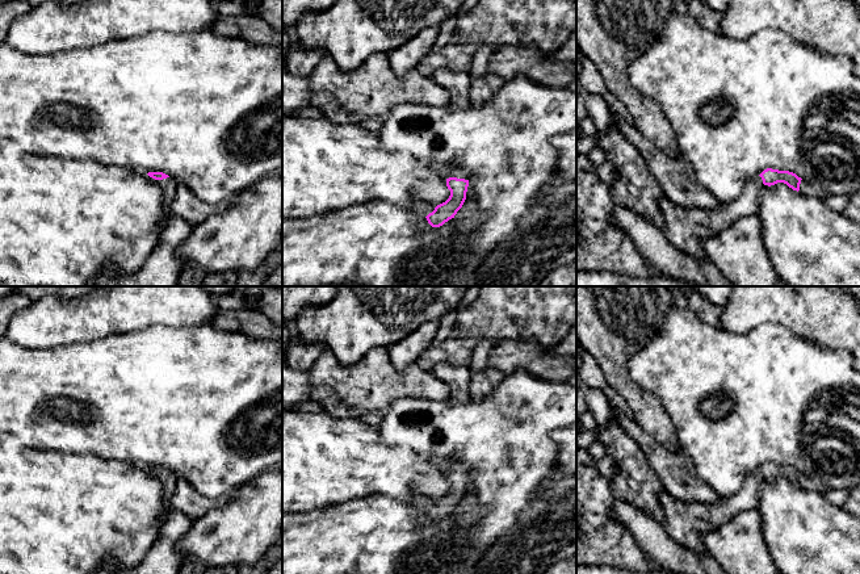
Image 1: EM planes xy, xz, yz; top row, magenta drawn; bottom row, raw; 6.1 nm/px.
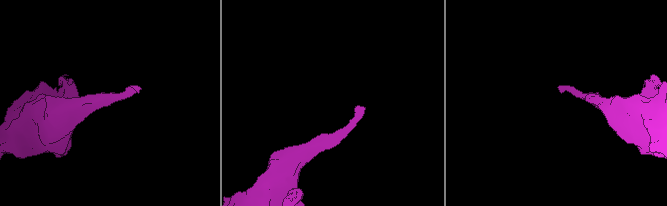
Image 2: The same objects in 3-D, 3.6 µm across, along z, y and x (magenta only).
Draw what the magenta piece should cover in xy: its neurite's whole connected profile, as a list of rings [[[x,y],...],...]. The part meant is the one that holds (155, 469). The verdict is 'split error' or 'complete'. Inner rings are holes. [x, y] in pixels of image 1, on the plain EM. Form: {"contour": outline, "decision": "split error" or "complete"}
{"contour": [[[148,466],[147,469],[160,482],[164,499],[165,502],[169,502],[176,490],[179,477],[163,466]]], "decision": "split error"}

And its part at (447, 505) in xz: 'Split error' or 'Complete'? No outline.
Split error

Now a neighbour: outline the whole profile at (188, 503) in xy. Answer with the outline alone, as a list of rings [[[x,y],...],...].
[[[177,478],[176,490],[169,499],[171,508],[190,521],[201,518],[207,511],[226,504],[226,498],[209,499],[198,494],[185,479]]]

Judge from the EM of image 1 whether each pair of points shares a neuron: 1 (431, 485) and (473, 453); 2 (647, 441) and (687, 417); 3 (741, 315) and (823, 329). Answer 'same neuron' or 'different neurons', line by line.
1: different neurons
2: different neurons
3: same neuron

